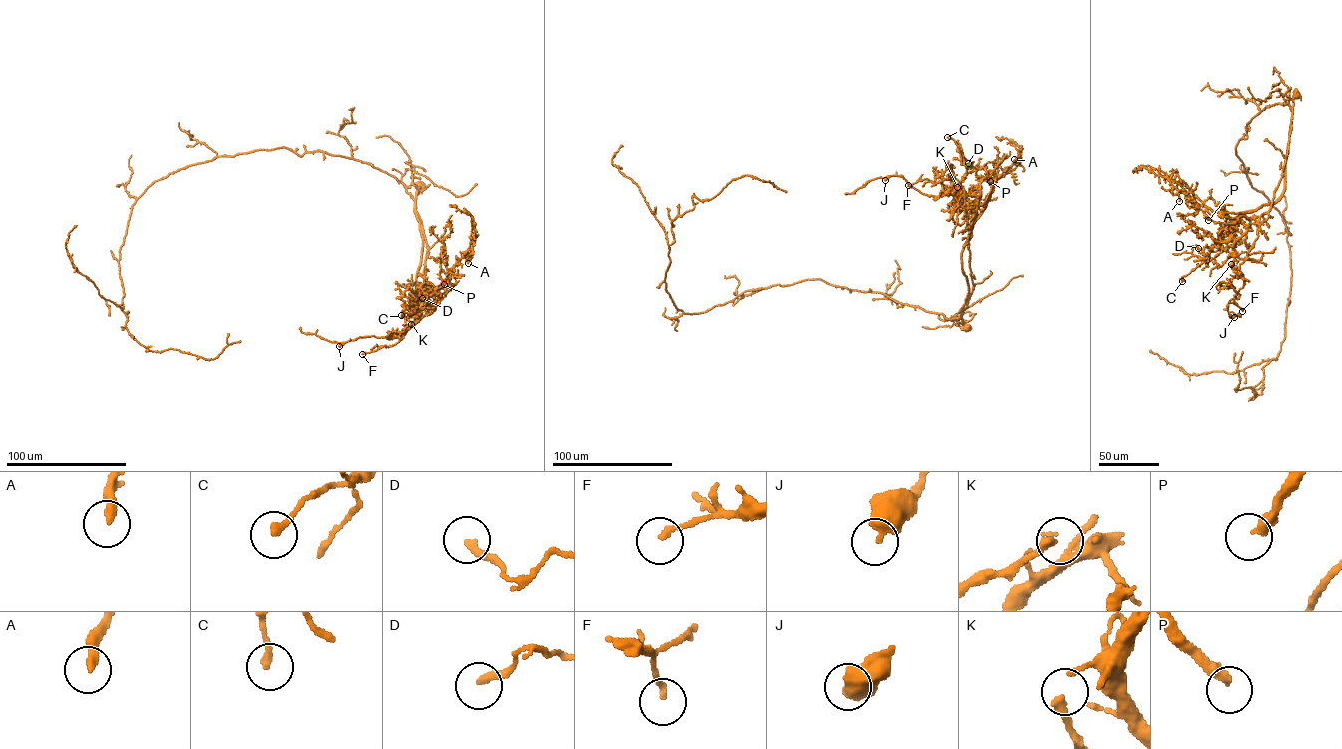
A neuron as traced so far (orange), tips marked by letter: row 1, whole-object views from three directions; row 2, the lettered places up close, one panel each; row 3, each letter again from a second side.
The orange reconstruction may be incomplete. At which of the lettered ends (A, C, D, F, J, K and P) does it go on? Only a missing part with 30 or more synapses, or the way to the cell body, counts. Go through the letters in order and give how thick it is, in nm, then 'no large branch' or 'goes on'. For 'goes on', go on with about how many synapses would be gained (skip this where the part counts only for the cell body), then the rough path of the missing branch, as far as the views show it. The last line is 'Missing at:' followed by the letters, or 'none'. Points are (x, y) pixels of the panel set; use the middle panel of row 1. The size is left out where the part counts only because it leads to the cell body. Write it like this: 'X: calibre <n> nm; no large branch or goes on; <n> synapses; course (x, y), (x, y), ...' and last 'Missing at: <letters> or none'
A: calibre 280 nm; no large branch
C: calibre 240 nm; no large branch
D: calibre 240 nm; no large branch
F: calibre 180 nm; no large branch
J: calibre 440 nm; no large branch
K: calibre 280 nm; no large branch
P: calibre 320 nm; no large branch
Missing at: none

